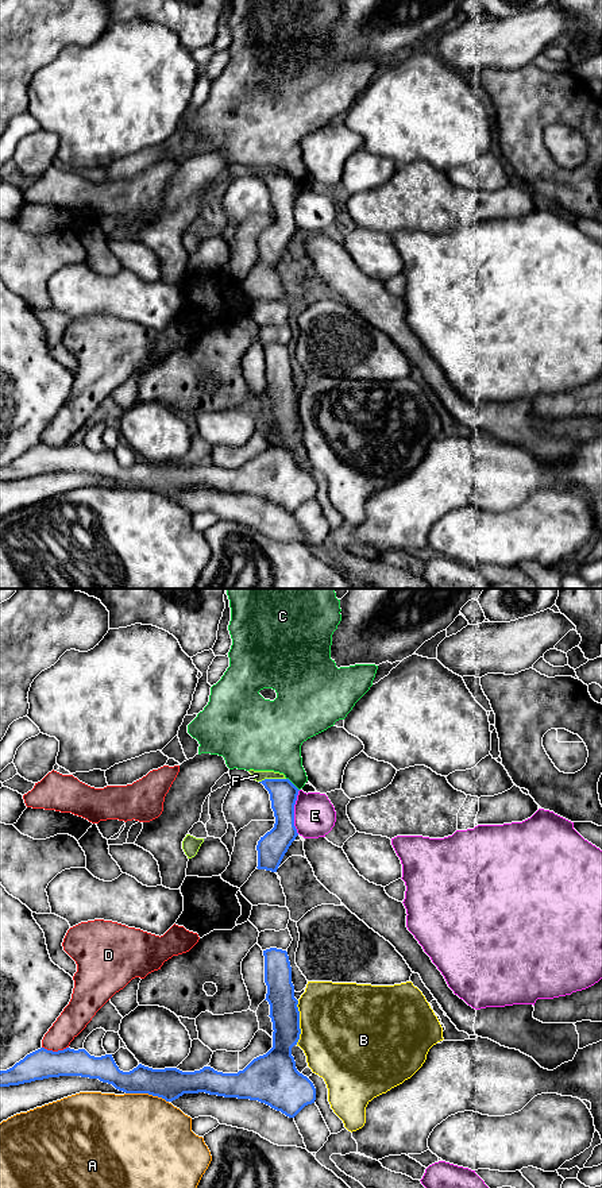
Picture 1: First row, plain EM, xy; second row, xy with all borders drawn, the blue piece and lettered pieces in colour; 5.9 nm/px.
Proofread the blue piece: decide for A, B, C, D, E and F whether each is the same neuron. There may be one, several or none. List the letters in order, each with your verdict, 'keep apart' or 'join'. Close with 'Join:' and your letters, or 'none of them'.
A: keep apart
B: keep apart
C: keep apart
D: keep apart
E: keep apart
F: keep apart
Join: none of them

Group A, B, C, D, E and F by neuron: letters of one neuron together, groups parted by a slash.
A / B / C / D / E / F

